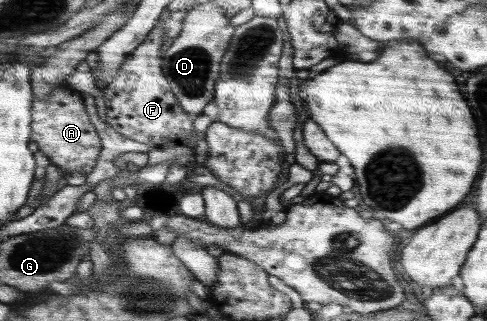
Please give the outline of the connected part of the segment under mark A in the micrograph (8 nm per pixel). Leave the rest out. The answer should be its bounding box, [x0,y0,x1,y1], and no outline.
[30,85,101,174]

